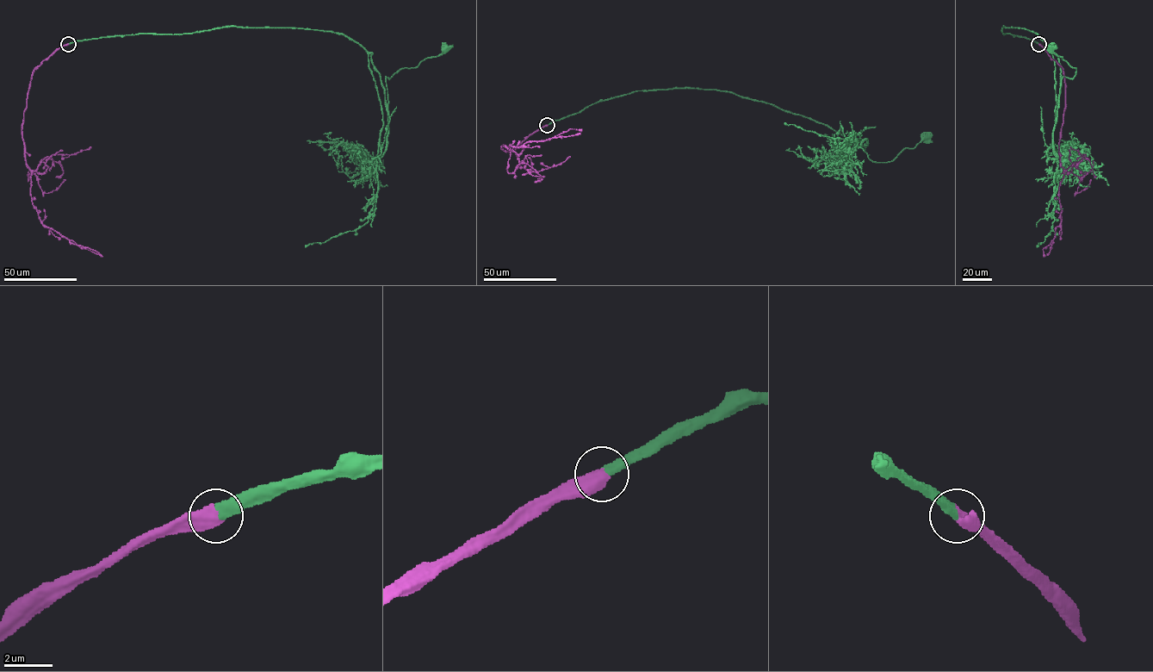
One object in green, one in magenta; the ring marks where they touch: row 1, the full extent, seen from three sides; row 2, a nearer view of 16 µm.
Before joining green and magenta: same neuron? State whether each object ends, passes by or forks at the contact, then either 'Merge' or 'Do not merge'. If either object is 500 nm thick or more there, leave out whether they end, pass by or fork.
Merge

